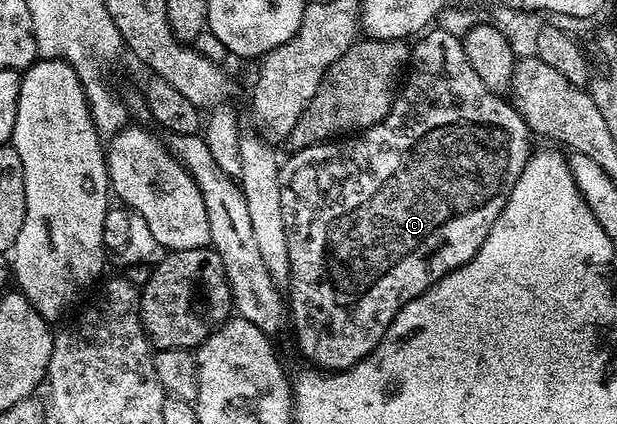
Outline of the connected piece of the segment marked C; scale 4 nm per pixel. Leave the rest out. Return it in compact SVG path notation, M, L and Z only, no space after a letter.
M431 28L414 43L409 59L409 69L405 81L398 91L395 103L391 105L391 113L376 126L344 137L342 140L328 140L310 146L304 150L288 153L282 159L279 168L281 184L281 208L285 216L285 240L289 240L289 268L291 281L289 291L289 318L295 321L295 338L299 341L299 350L308 358L312 367L324 372L338 372L355 366L365 356L377 348L377 344L385 336L389 324L397 316L397 312L409 300L424 294L435 279L444 278L449 272L461 268L485 244L497 216L505 208L527 159L533 153L532 135L529 133L525 120L516 112L506 97L494 94L485 88L481 76L473 72L473 64L465 56L465 48L460 35L450 34L438 28Z

